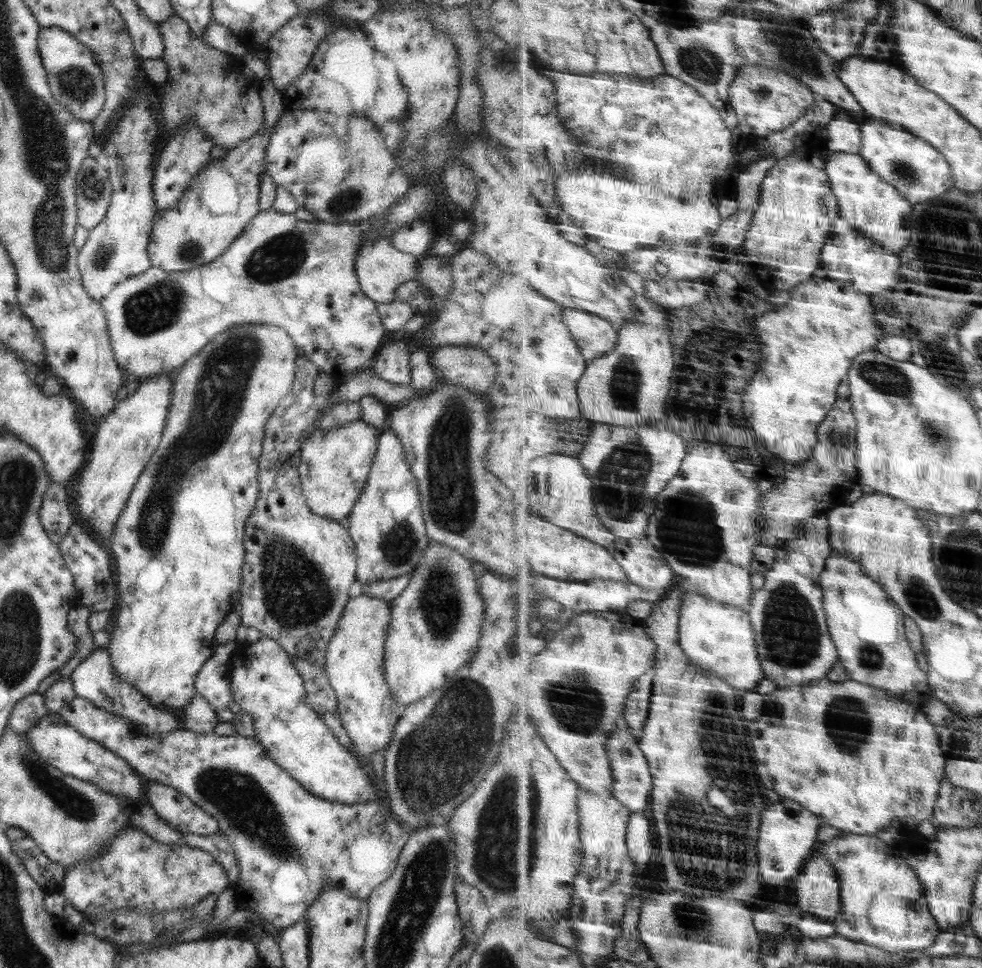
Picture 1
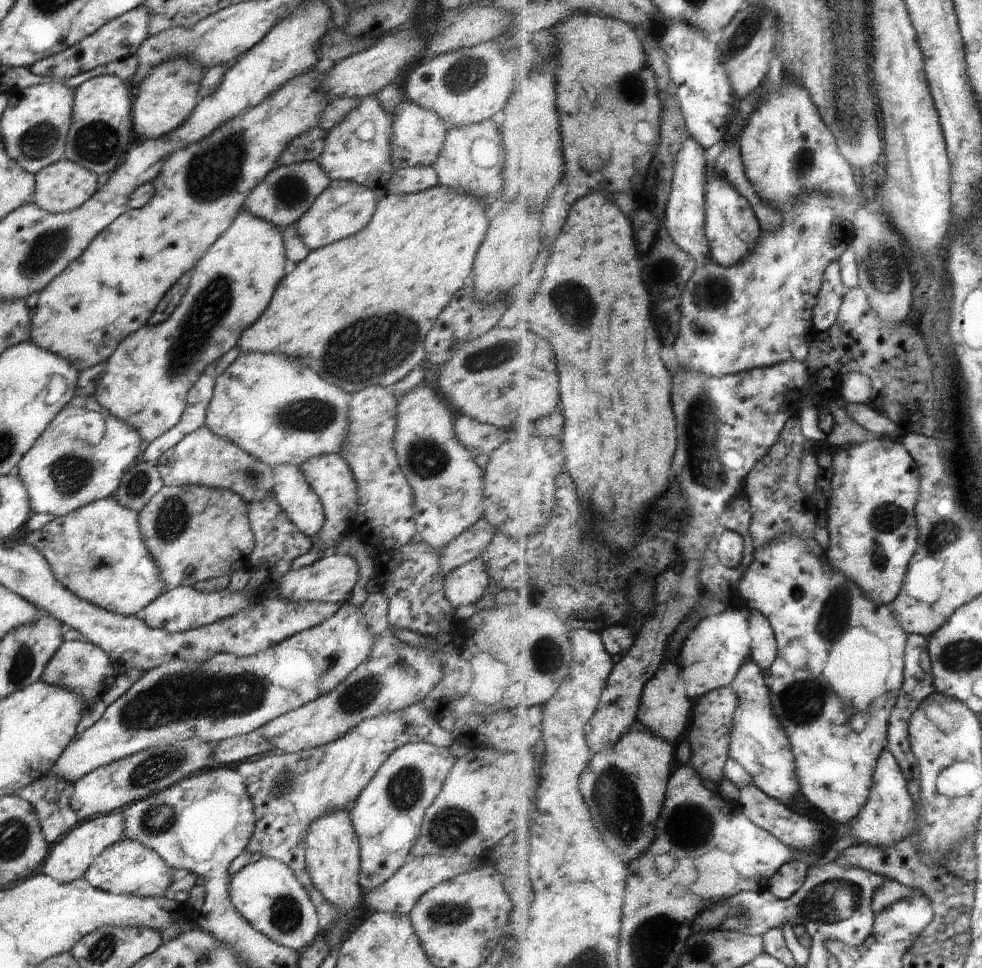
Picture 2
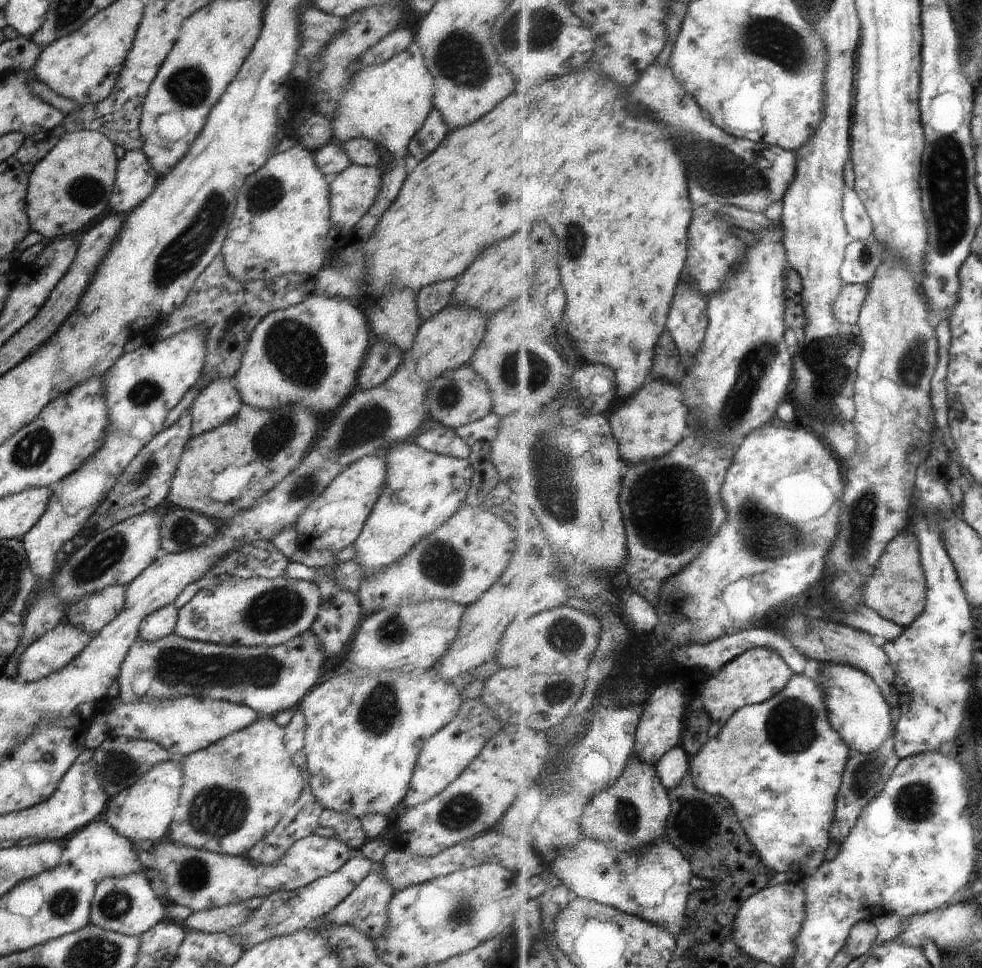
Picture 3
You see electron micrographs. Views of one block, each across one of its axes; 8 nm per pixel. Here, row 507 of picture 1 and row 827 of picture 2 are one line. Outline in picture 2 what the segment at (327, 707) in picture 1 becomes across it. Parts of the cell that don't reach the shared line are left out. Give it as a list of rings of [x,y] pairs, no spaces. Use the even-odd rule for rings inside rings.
[[[422,703],[377,717],[362,720],[345,736],[326,745],[298,753],[268,754],[256,762],[242,762],[237,772],[244,778],[255,809],[256,825],[247,850],[286,864],[306,888],[316,908],[321,929],[328,929],[339,912],[312,885],[305,860],[305,837],[308,826],[334,809],[352,805],[376,775],[380,766],[398,748],[409,743],[431,743],[449,748],[459,738],[439,726],[438,716],[430,714]]]

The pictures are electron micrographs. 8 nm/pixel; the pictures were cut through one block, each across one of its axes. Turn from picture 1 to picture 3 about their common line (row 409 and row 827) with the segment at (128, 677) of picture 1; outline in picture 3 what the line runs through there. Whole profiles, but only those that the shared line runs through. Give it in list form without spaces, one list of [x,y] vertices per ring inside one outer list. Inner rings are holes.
[[[260,715],[259,719],[256,720],[252,726],[248,726],[248,728],[244,728],[244,730],[239,730],[238,732],[229,734],[222,738],[222,740],[218,740],[218,742],[211,744],[208,748],[204,748],[204,750],[196,750],[196,752],[186,754],[186,756],[184,756],[184,754],[178,754],[178,760],[168,760],[168,762],[174,762],[174,764],[176,764],[176,778],[178,778],[178,772],[180,772],[180,766],[182,766],[182,758],[184,758],[184,784],[180,784],[180,800],[178,800],[176,808],[174,808],[174,818],[168,825],[166,838],[172,842],[178,842],[178,844],[183,844],[184,846],[192,848],[206,849],[215,853],[224,853],[232,856],[246,857],[248,850],[250,850],[256,842],[260,842],[264,836],[268,836],[268,833],[276,828],[276,824],[280,822],[280,818],[284,816],[284,812],[286,812],[286,810],[298,800],[298,796],[300,796],[300,792],[302,792],[305,783],[300,775],[300,768],[292,762],[290,754],[286,752],[284,736],[285,728],[276,724],[273,717]]]

